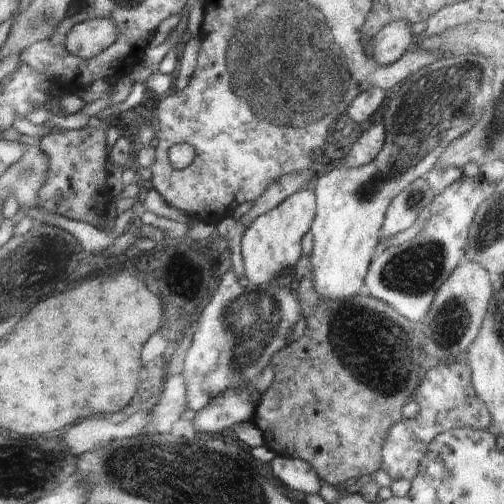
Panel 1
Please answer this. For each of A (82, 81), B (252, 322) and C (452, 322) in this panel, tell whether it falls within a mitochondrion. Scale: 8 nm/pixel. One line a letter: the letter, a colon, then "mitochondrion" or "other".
A: other
B: mitochondrion
C: mitochondrion

